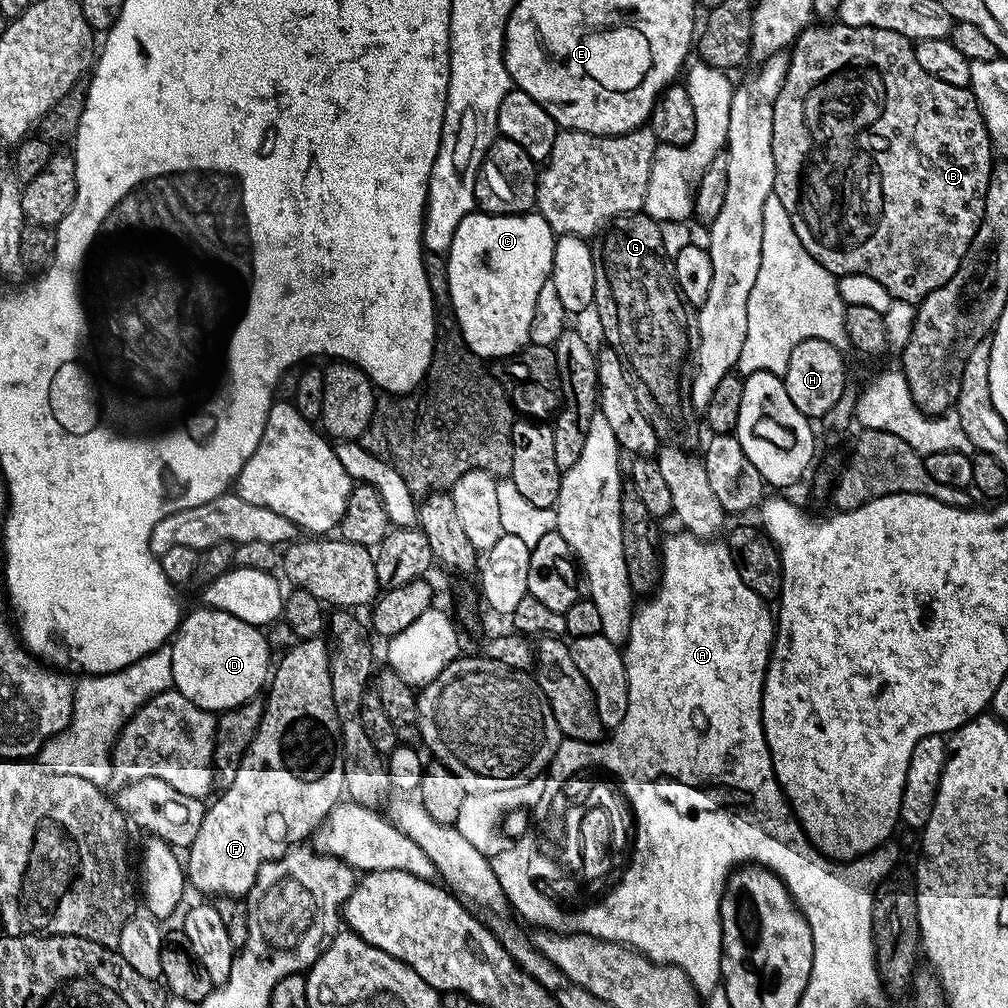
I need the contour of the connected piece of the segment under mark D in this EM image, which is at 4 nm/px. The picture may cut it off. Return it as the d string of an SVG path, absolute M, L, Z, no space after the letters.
M201 606L197 612L189 616L187 613L170 647L175 691L209 714L226 712L248 700L257 699L269 683L273 653L267 635L252 624L216 608Z

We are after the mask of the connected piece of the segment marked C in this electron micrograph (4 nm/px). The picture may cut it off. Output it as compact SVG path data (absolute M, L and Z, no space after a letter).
M472 211L454 230L454 242L446 253L450 298L458 326L474 354L488 362L515 357L530 341L534 306L542 286L552 274L556 236L546 218L539 214L494 216L491 212Z

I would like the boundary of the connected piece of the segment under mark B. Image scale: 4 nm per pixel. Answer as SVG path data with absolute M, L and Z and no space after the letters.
M839 22L813 23L811 26L805 28L791 45L786 78L782 82L782 90L778 90L778 98L774 102L772 149L774 150L774 186L772 187L772 191L778 198L778 202L782 202L782 206L786 206L786 210L790 213L790 222L794 222L794 234L798 234L802 246L806 246L806 250L813 258L826 270L830 270L833 276L839 278L842 276L862 274L866 278L874 278L874 282L882 282L882 286L886 286L886 290L892 295L893 300L905 300L914 305L919 305L920 301L926 299L931 292L941 288L958 270L961 258L966 254L966 250L970 246L974 234L980 228L980 220L984 216L986 190L988 189L988 183L994 171L994 163L992 164L994 145L992 139L988 136L988 127L982 118L980 107L974 98L971 87L959 88L958 86L950 86L950 82L942 82L942 78L934 78L934 74L926 74L926 70L922 70L922 66L916 57L916 44L909 40L908 37L898 34L894 30L882 30L881 28L871 28L870 26L846 26Z

